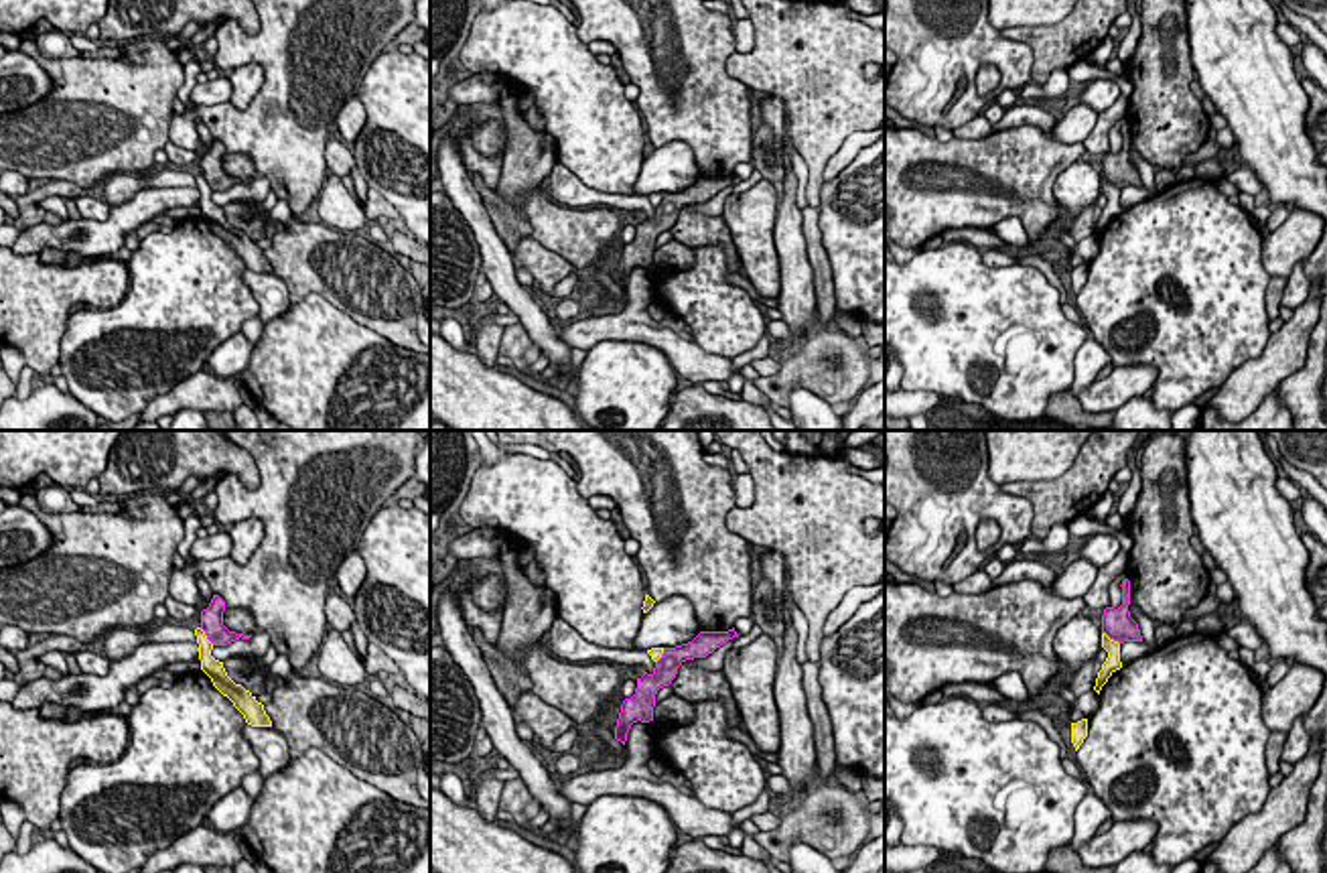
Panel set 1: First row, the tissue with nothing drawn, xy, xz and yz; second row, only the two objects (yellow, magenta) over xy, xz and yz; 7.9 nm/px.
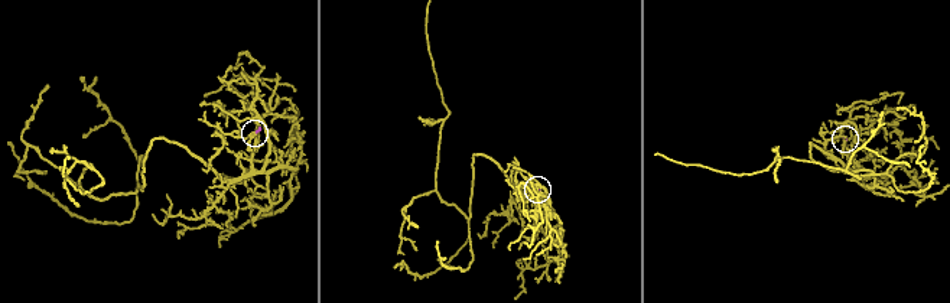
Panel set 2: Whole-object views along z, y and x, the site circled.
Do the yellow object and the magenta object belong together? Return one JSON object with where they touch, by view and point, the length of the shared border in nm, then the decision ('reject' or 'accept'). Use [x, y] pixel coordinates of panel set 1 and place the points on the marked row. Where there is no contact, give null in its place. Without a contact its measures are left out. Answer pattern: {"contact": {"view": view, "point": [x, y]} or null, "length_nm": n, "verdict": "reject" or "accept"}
{"contact": {"view": "xy", "point": [205, 636]}, "length_nm": 190, "verdict": "reject"}

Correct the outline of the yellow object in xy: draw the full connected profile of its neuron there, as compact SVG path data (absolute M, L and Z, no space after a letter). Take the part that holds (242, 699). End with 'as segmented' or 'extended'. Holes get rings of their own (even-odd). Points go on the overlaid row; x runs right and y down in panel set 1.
M197 627L195 635L199 644L201 670L211 678L213 686L233 702L233 707L243 715L248 725L272 727L272 721L266 715L264 704L258 702L256 696L241 684L235 684L227 676L223 662L211 656L213 644L207 640L205 631Z; as segmented

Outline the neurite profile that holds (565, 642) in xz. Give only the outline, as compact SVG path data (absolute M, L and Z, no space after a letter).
M556 617L550 623L544 635L544 642L556 658L568 660L568 662L584 662L584 660L603 658L621 668L641 666L643 672L647 674L653 674L653 668L655 668L655 662L651 660L647 652L617 650L617 648L603 648L597 644L590 644L560 617Z

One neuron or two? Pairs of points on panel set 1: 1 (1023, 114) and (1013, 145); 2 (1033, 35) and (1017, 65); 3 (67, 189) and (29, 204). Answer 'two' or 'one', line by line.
1: two
2: two
3: one

